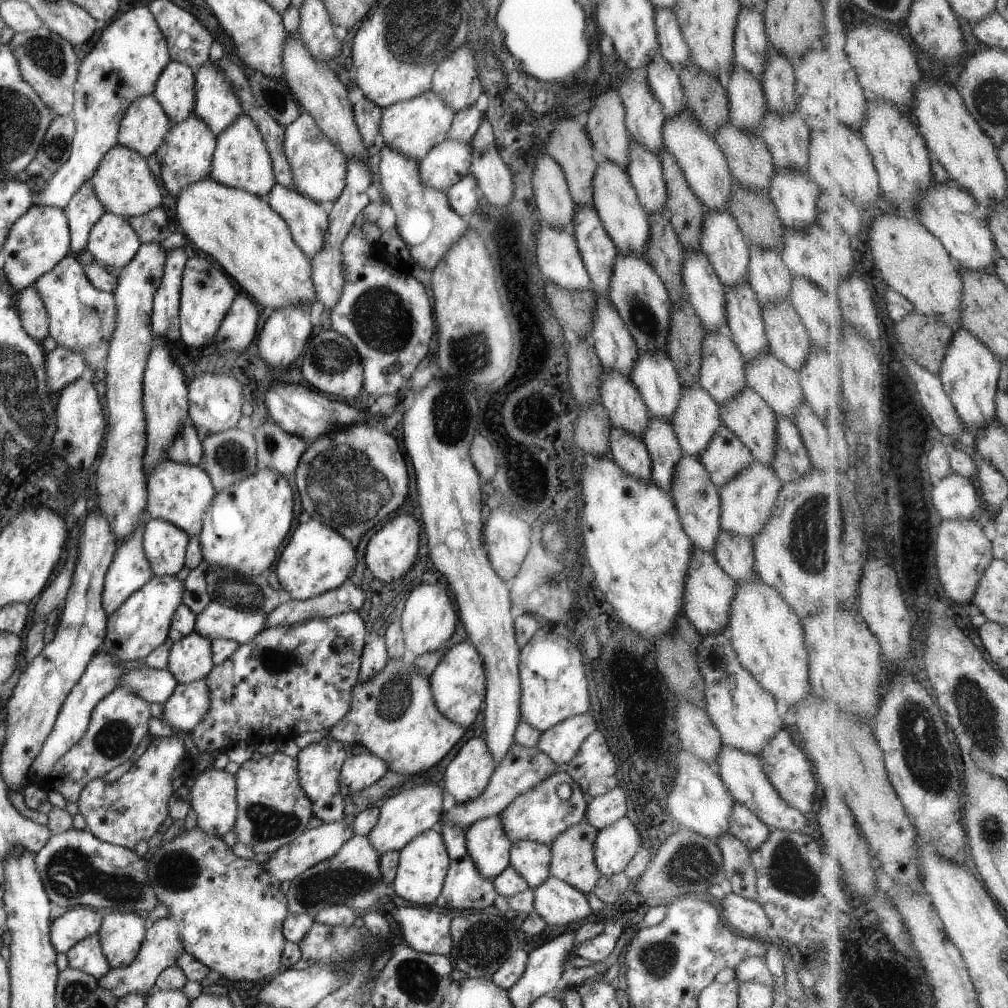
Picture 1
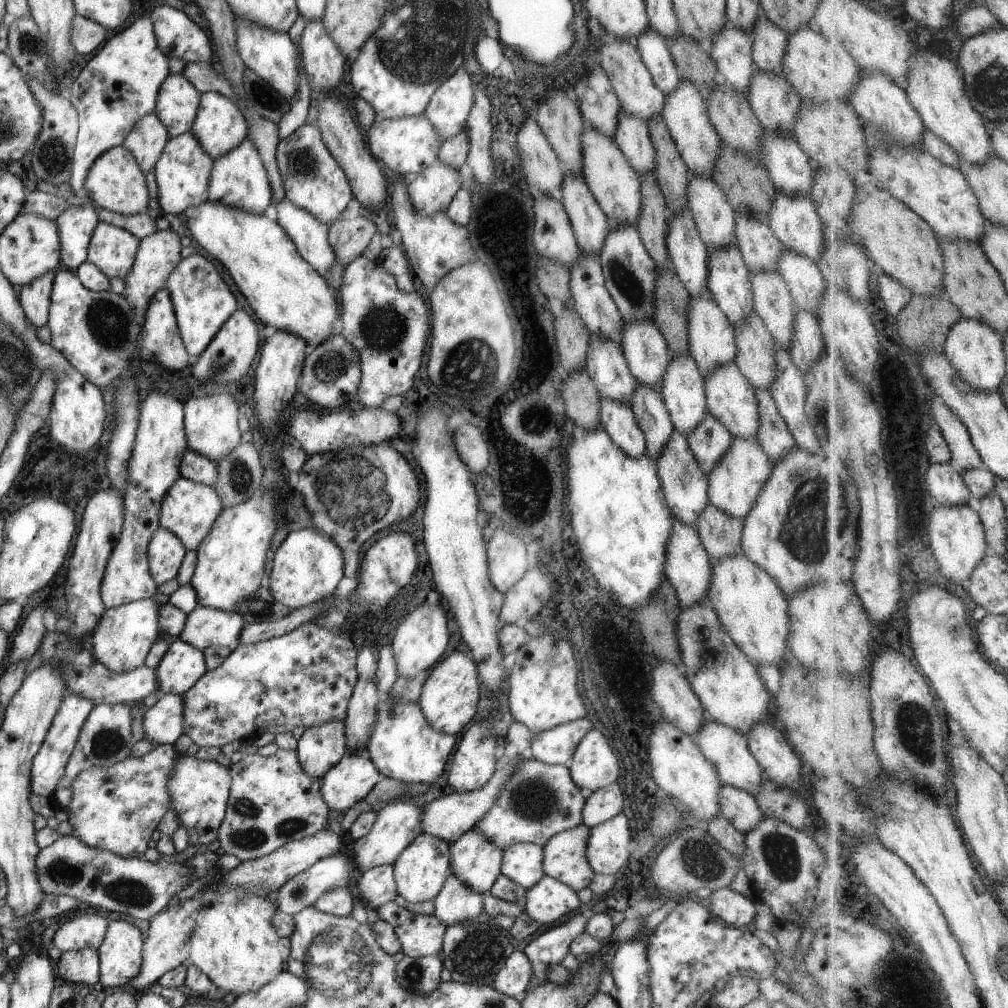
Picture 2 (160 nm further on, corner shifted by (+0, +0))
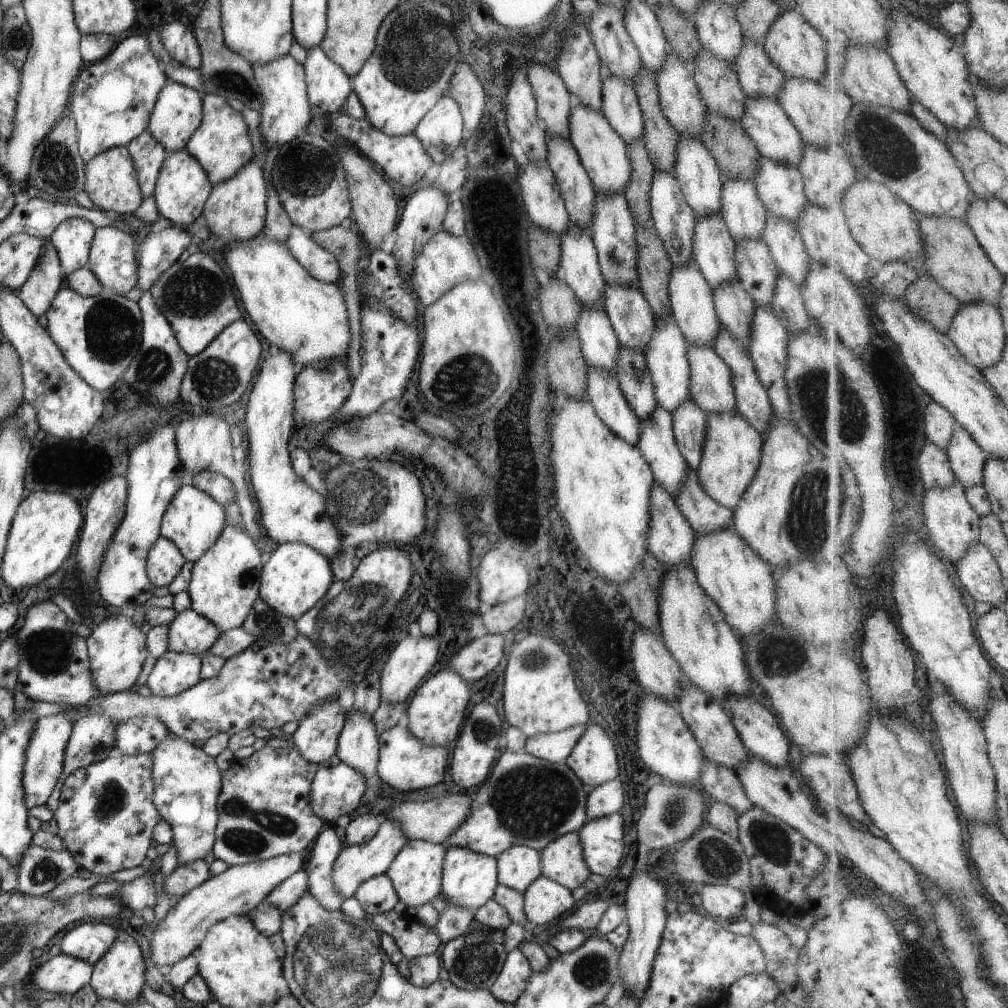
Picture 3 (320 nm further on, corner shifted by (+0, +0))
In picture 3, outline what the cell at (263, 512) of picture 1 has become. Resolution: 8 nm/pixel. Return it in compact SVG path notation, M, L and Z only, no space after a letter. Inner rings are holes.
M224 524L215 542L193 563L191 580L186 589L191 602L189 609L213 622L221 633L238 628L259 596L263 565L260 547L257 548L255 543L242 526L235 528Z

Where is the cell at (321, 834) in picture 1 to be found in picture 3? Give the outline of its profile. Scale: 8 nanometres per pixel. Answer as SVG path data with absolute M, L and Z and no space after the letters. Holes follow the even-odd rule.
M309 849L299 853L289 852L273 856L263 861L254 861L245 865L231 865L225 872L205 880L200 886L189 890L183 897L174 901L165 916L157 922L151 931L149 940L150 960L156 966L171 966L191 955L203 940L209 926L221 922L231 914L249 913L265 896L275 889L291 874L303 867Z

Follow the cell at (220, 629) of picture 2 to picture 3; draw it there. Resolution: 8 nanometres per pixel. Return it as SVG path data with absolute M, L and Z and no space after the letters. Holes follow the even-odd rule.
M187 609L177 613L168 626L167 650L200 655L215 644L219 634L221 630L213 622Z

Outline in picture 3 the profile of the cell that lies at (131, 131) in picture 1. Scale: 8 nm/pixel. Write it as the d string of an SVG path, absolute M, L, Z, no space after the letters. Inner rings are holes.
M143 130L141 134L135 136L125 148L137 174L139 191L143 194L143 198L152 196L159 168L168 151L149 134L149 130Z

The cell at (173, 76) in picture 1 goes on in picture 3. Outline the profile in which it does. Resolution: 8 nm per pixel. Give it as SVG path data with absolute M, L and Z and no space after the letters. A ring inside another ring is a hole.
M178 83L167 84L159 90L156 102L153 106L146 130L149 134L168 151L175 152L185 147L195 128L199 126L202 116L202 95L193 88L182 86Z

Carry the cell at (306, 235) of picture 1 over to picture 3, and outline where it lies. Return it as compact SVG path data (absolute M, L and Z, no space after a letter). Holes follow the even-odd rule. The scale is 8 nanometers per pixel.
M292 225L284 244L295 261L299 262L312 278L325 283L335 283L339 278L339 266L335 256L315 244L311 240L311 232Z

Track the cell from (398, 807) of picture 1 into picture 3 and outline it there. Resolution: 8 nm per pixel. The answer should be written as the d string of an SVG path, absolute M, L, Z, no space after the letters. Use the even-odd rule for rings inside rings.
M382 818L377 832L375 832L371 838L360 844L345 845L339 852L337 858L335 858L331 872L335 890L343 896L343 899L354 896L357 886L359 886L363 880L387 871L393 858L395 858L399 850L403 848L403 844L407 841L408 839L405 838L405 834L403 834L403 830L399 828L399 824L395 824L391 818Z

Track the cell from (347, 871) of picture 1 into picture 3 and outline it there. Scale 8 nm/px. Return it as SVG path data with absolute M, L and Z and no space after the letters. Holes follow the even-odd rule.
M302 867L277 884L275 889L265 896L265 902L270 906L275 906L276 910L283 913L289 906L293 906L297 902L297 898L301 898L301 894L305 893L307 893L307 874Z

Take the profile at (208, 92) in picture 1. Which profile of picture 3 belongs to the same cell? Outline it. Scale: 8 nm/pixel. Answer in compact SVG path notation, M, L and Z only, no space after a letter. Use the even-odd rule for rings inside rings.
M211 92L202 95L201 122L187 140L184 148L191 157L197 158L200 166L203 166L211 185L225 182L243 164L253 159L249 132L241 113L232 110L223 96L211 94Z

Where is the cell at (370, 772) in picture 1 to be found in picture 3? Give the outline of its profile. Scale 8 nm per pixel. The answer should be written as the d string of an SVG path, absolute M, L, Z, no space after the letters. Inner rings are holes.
M336 755L331 756L329 760L318 765L309 790L309 806L325 825L334 826L339 816L349 815L355 809L367 789L365 781L363 774L343 764Z

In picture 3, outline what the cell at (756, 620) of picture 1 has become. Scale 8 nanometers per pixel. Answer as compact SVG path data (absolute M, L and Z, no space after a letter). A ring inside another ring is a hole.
M732 528L696 536L689 564L703 593L716 604L725 624L740 639L744 639L749 632L759 632L767 622L775 620L777 607L773 568L747 548Z

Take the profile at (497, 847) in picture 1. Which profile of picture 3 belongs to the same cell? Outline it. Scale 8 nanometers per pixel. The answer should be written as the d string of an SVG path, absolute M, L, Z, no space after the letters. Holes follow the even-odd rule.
M449 846L444 854L440 897L451 904L473 910L480 908L492 899L498 883L496 882L496 858L479 852L471 852L463 846Z

